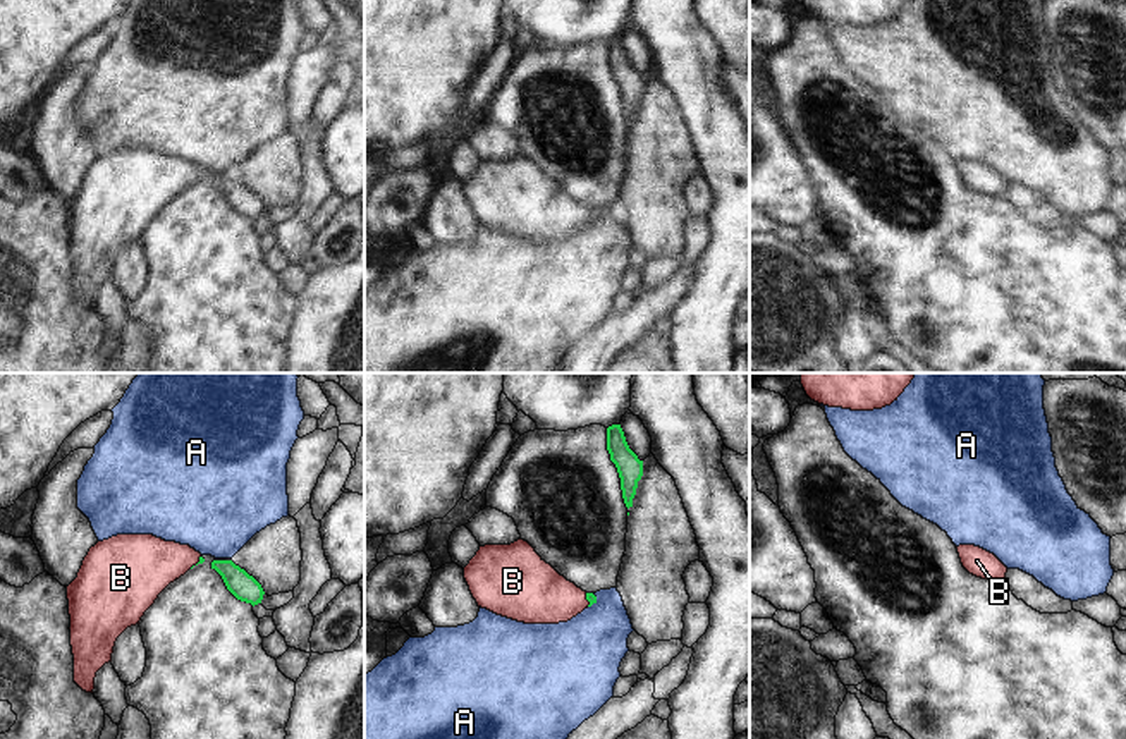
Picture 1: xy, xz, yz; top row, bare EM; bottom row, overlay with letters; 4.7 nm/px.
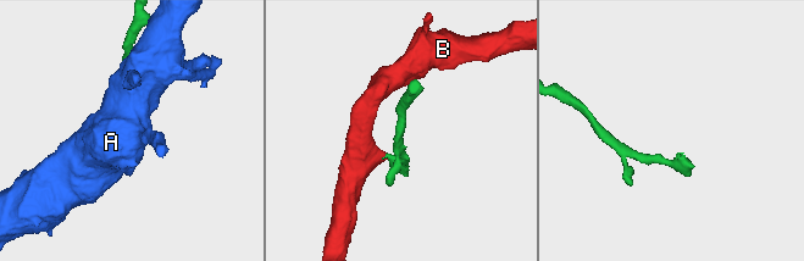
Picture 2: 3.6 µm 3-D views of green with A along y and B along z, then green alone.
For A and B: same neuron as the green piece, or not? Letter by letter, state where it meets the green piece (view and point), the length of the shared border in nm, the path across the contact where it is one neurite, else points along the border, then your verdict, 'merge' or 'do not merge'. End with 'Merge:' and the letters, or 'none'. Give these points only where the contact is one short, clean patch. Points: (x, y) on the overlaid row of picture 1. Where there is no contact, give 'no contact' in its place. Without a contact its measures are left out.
A: meets green in xz at (595, 600); contact 80 nm long; do not merge
B: meets green in xy at (198, 562); contact 80 nm long; runs through xy (201, 559), (198, 562), (164, 561), (145, 566); merge
Merge: B

